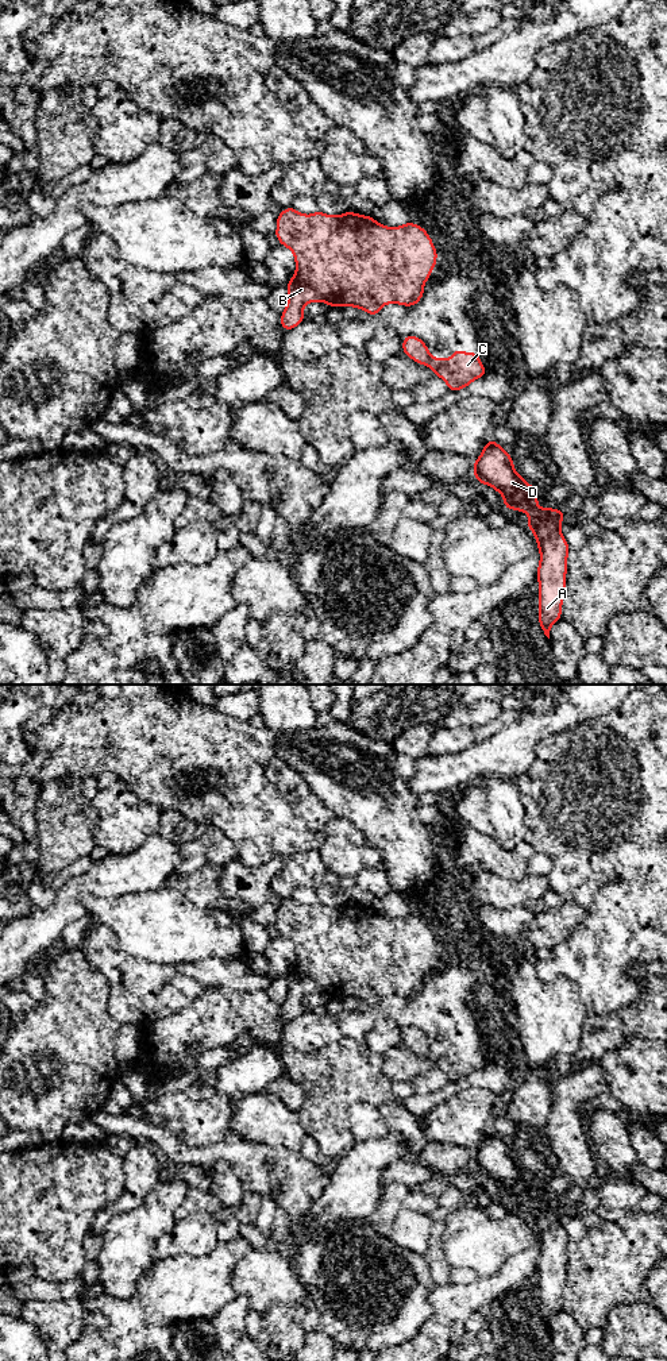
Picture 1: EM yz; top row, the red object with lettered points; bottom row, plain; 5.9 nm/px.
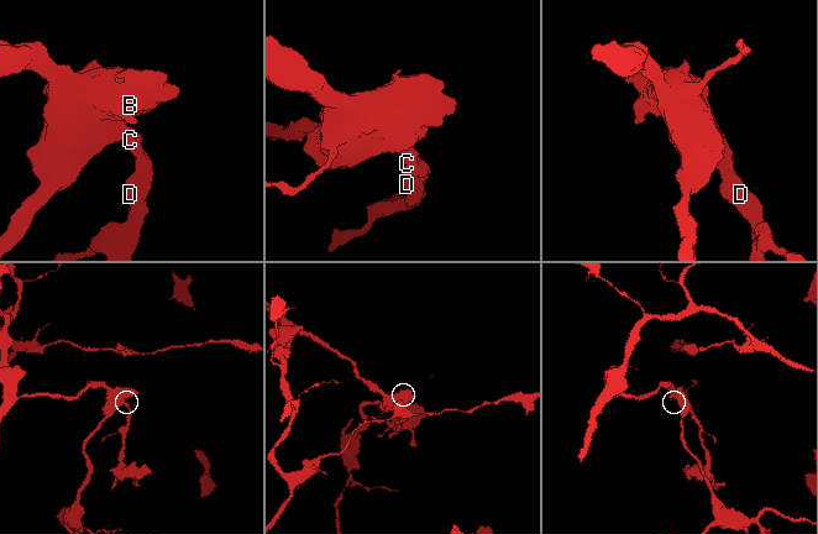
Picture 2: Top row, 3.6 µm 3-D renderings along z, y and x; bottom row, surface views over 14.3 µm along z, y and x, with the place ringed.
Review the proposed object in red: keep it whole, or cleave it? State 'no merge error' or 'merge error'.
merge error

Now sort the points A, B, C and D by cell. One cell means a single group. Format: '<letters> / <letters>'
A C D / B

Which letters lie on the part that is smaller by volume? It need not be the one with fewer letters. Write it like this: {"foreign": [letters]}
{"foreign": ["A", "C", "D"]}

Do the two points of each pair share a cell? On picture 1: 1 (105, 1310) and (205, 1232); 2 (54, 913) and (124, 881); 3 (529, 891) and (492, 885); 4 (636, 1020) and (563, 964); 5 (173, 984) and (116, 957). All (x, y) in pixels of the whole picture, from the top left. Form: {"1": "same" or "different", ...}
{"1": "different", "2": "same", "3": "same", "4": "different", "5": "same"}

